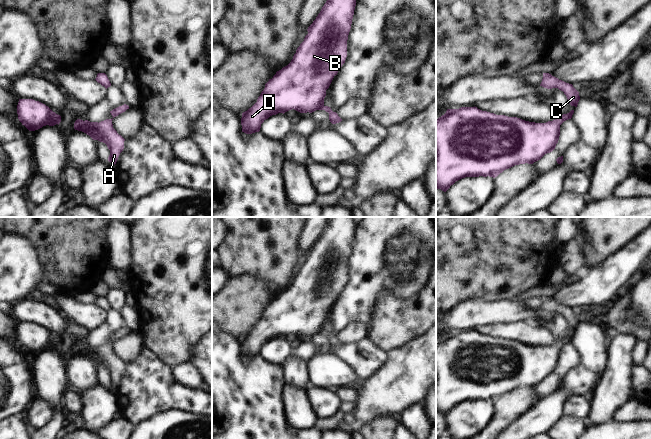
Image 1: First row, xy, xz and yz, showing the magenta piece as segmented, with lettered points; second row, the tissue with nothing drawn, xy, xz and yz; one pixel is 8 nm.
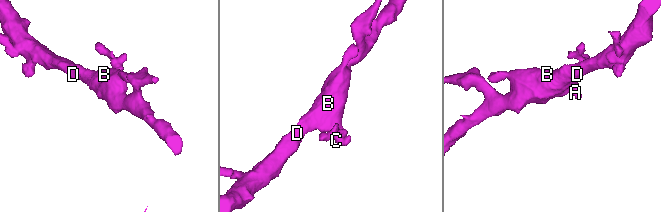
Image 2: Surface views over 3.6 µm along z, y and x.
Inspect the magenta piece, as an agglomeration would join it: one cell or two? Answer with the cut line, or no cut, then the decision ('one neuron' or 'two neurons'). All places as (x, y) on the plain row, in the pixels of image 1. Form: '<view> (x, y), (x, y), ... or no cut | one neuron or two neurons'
no cut | one neuron

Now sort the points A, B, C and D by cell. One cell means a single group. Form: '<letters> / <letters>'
A B C D

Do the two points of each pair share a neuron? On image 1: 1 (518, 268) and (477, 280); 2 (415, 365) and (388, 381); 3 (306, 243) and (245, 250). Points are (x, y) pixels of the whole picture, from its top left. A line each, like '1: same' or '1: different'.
1: same
2: same
3: different

